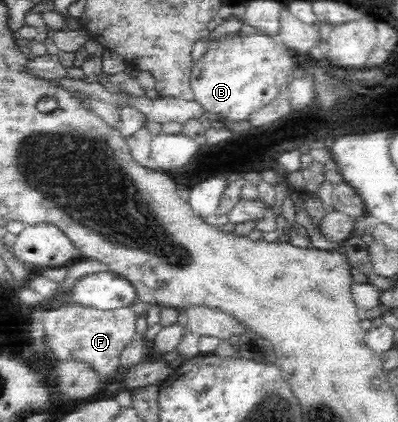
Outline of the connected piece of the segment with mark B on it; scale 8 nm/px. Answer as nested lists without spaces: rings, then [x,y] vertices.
[[[258,32],[254,35],[236,35],[210,42],[208,52],[192,66],[192,91],[198,103],[214,115],[229,121],[248,121],[252,112],[276,98],[282,83],[293,69],[292,56],[277,38]]]

